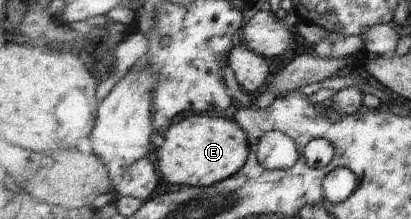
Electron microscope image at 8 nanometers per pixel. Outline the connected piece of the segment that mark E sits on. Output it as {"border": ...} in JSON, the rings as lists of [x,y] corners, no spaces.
{"border":[[[192,115],[173,125],[164,137],[165,144],[159,150],[163,179],[181,187],[217,185],[240,173],[253,153],[253,142],[246,129],[238,121],[224,117]]]}

